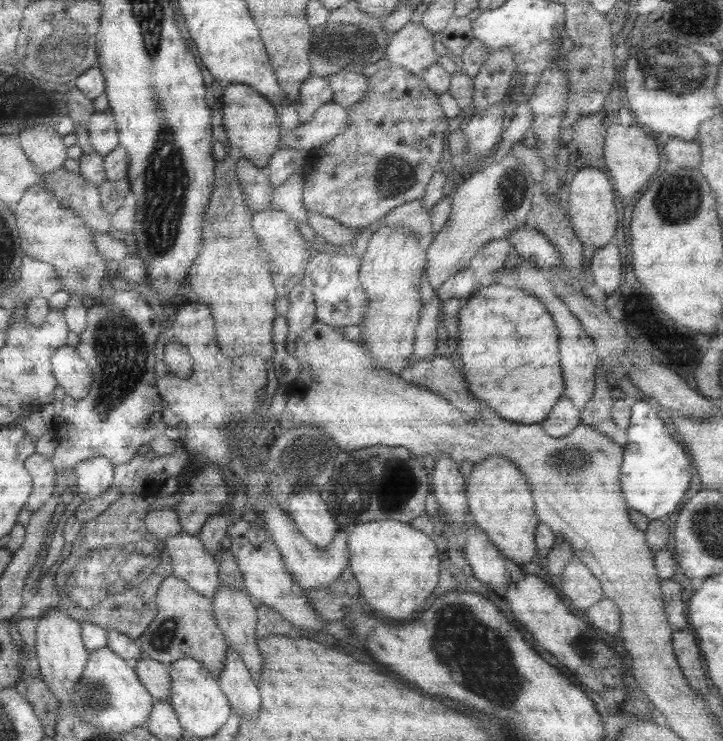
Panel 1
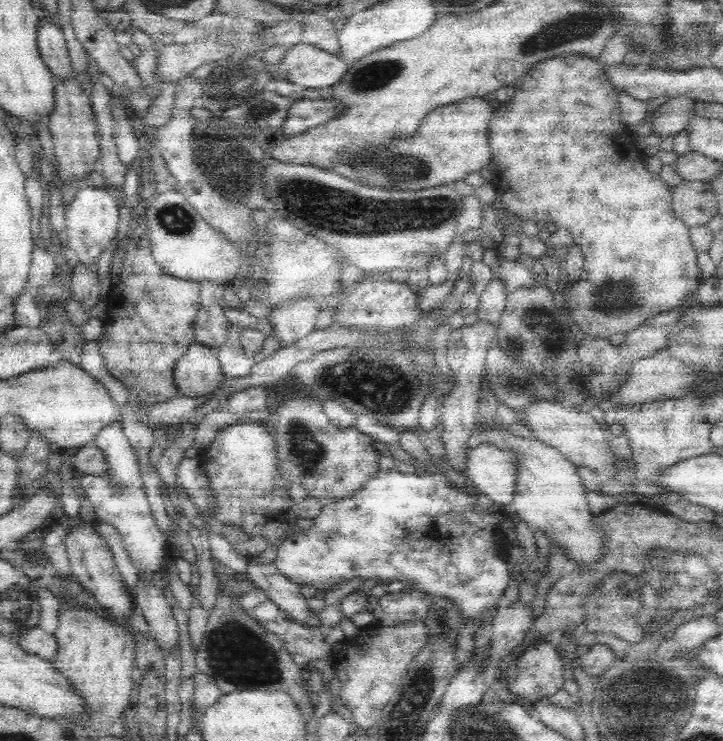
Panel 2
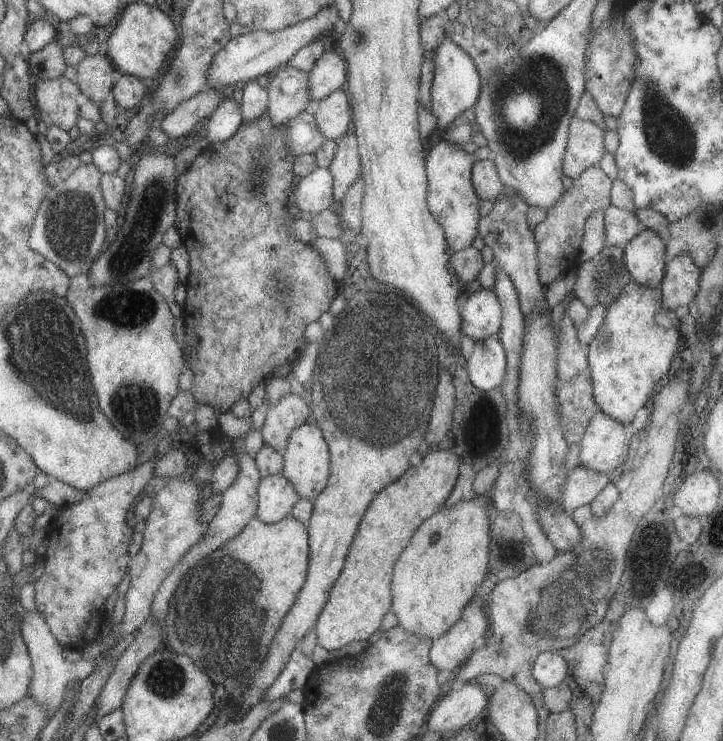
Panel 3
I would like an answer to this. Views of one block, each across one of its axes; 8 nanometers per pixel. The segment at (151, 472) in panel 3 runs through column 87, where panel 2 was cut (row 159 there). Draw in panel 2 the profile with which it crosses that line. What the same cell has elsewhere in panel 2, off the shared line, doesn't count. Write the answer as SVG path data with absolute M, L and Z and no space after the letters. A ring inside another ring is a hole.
M564 54L564 56L542 60L540 64L534 64L526 72L526 76L514 84L514 88L516 88L514 96L508 102L504 102L496 108L496 112L492 116L492 124L488 128L488 150L490 150L490 160L492 160L490 164L494 164L498 174L500 174L498 186L504 190L502 200L508 206L506 212L514 212L514 214L530 218L534 222L554 220L556 226L568 226L574 234L574 242L584 252L584 264L582 264L580 278L574 284L564 280L558 290L562 292L564 308L566 308L564 316L572 324L576 324L582 330L584 338L588 338L588 340L610 340L610 336L614 336L614 334L630 336L636 328L644 326L648 320L654 320L656 316L666 314L670 310L688 306L692 296L698 290L698 284L700 284L700 278L696 276L696 274L700 274L700 266L698 266L696 252L690 244L690 230L672 212L672 188L666 182L660 182L658 174L650 174L644 168L646 156L642 154L642 148L638 146L638 140L634 138L630 128L622 126L622 122L620 122L618 92L610 84L606 70L608 68L602 64L600 58L592 58L592 56L584 56L584 54L578 54L578 56L576 54Z

